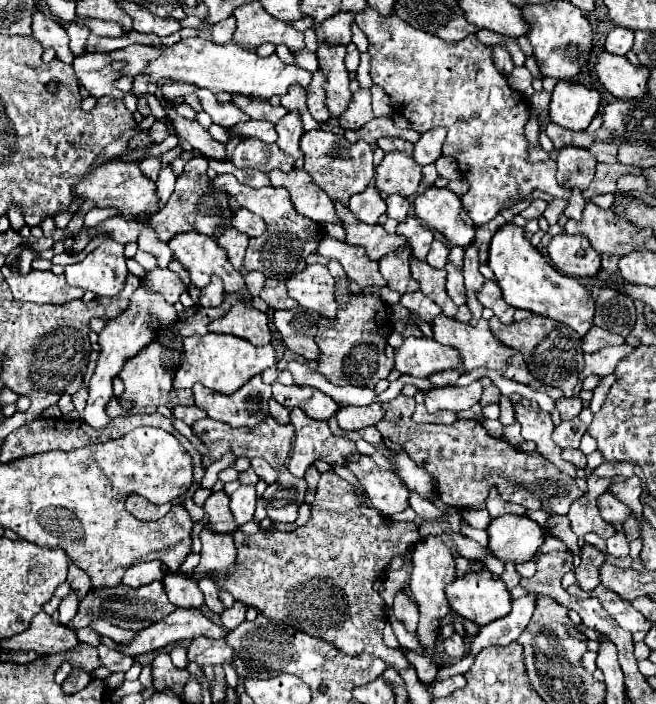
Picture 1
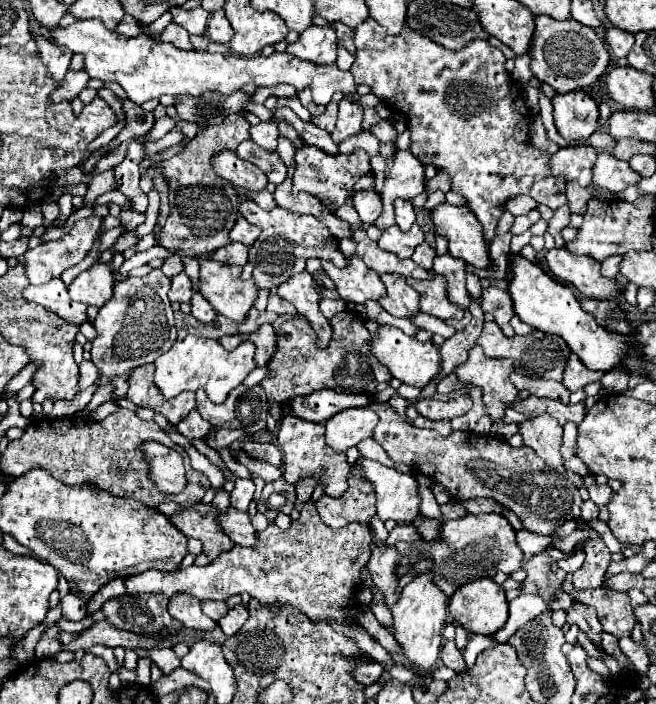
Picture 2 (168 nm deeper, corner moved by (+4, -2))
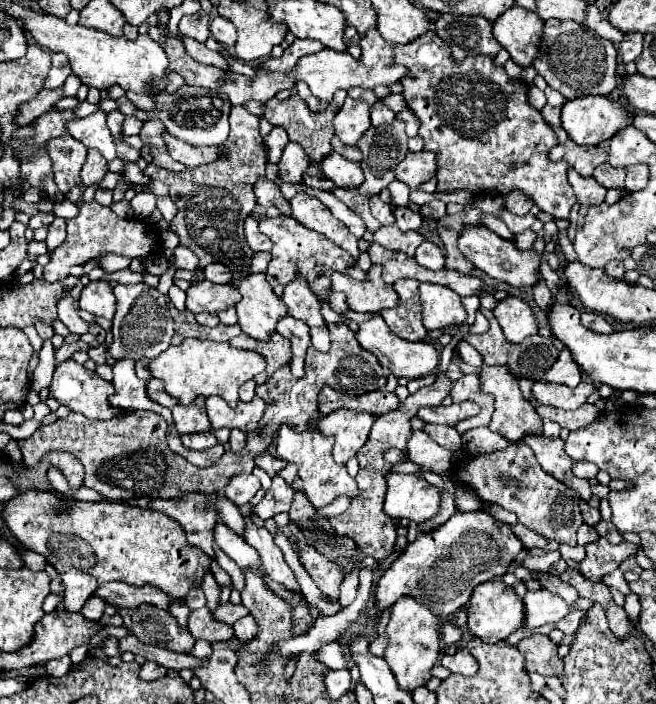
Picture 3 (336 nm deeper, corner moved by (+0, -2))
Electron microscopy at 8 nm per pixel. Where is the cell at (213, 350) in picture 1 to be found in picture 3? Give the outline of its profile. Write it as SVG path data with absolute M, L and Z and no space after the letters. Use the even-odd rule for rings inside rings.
M183 339L181 345L169 347L159 357L147 363L151 377L165 381L165 391L177 397L183 405L191 403L197 395L209 397L219 395L227 401L229 407L235 407L239 401L239 387L253 379L257 373L265 369L265 359L255 351L233 349L229 343L215 343L215 341L199 341L199 339Z

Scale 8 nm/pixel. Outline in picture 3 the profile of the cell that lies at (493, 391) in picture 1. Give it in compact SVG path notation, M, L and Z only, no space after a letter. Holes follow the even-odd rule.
M585 403L583 407L579 407L575 411L565 411L565 409L557 409L557 407L539 405L537 413L543 419L551 419L551 421L559 423L561 427L565 427L569 431L577 431L581 427L587 427L601 417L601 409L597 409L595 405L589 405L589 403Z

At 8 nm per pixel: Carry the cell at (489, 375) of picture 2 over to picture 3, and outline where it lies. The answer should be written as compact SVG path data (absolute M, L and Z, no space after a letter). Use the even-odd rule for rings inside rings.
M483 365L483 371L479 375L483 379L483 391L493 393L495 397L495 413L489 423L489 429L503 435L507 441L517 443L525 435L543 435L543 419L537 415L535 407L521 395L519 381L507 371L507 367L487 367Z

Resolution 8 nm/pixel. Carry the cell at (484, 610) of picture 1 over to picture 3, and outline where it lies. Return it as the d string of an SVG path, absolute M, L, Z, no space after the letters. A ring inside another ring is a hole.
M501 579L483 583L483 587L475 589L475 595L471 595L471 603L467 607L467 625L473 635L483 639L485 643L497 643L501 639L507 639L513 631L521 629L525 623L525 605L513 591L513 587L505 585Z

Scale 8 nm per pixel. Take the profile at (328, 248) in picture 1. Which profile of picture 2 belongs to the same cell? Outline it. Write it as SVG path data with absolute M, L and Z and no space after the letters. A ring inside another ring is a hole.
M355 255L347 259L347 267L337 267L331 261L321 261L321 265L325 273L335 281L337 293L343 301L365 303L369 299L379 299L385 295L385 287L379 275Z

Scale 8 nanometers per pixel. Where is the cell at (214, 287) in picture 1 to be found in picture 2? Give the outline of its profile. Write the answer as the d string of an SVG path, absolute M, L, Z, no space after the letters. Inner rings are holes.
M193 291L193 299L191 299L191 313L199 319L199 321L203 321L203 323L211 323L213 319L215 319L215 311L213 311L213 307L203 299L203 295L199 293L199 291Z

